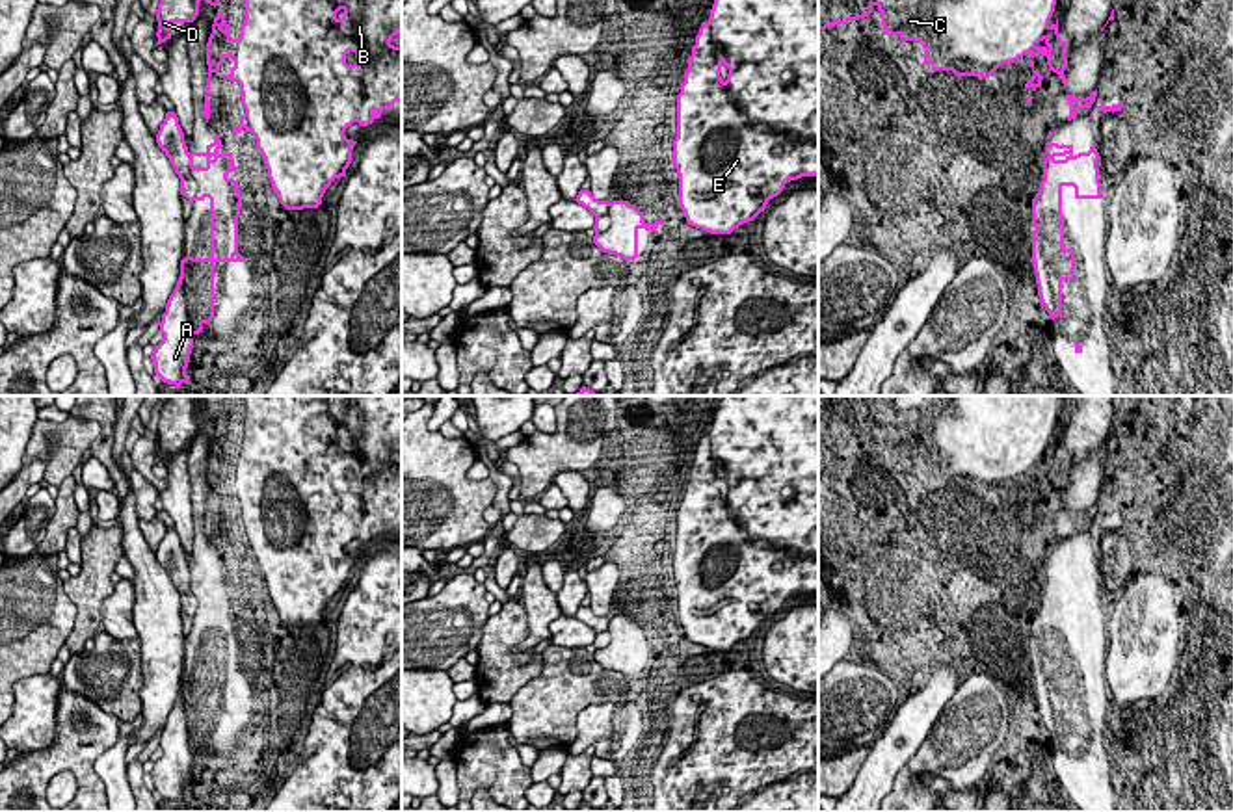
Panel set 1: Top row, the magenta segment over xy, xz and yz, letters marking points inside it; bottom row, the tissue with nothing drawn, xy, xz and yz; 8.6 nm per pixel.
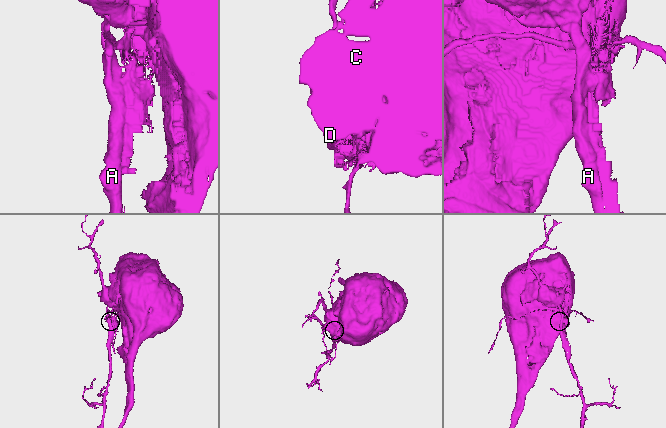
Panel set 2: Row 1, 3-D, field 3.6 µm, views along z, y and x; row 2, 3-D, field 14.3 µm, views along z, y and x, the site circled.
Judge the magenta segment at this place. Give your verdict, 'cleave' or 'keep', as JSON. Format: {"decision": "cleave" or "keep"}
{"decision": "cleave"}

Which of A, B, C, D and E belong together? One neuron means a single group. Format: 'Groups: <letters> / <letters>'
Groups: A C D / B E

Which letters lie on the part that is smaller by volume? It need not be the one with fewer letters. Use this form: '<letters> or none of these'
A, C, D

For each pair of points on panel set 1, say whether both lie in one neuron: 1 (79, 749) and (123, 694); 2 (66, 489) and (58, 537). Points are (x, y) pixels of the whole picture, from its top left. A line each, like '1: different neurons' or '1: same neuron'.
1: different neurons
2: same neuron

